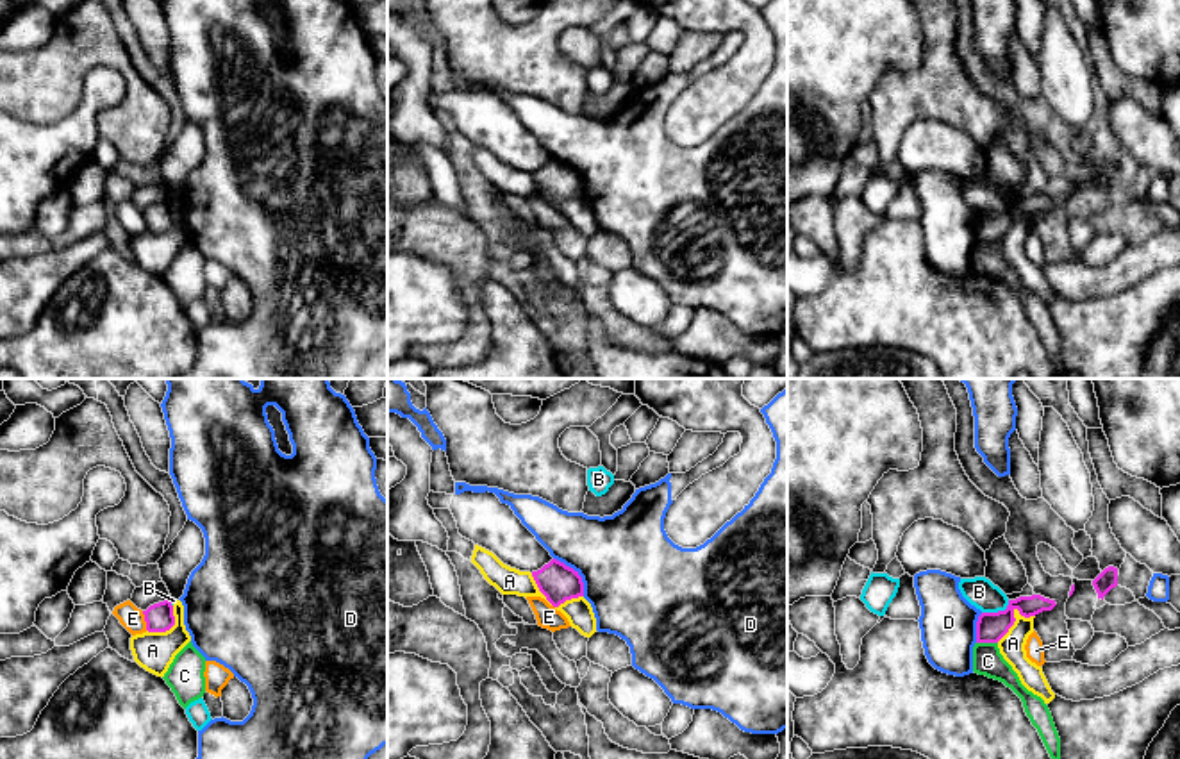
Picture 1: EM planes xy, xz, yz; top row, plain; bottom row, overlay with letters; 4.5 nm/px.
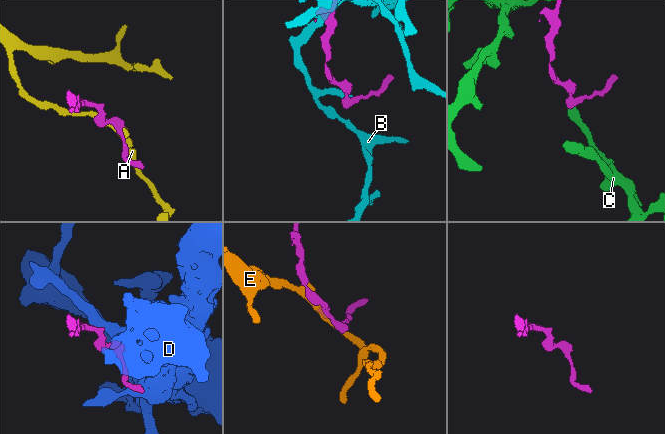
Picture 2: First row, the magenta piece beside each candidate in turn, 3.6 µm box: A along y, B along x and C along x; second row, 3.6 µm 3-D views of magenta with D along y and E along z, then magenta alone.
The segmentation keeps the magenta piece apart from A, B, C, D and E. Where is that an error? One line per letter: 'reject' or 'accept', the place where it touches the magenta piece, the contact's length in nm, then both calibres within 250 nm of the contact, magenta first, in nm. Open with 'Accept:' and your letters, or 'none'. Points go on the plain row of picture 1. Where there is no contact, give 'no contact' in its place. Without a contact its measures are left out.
Accept: none
A: reject; contact yz (1013, 216); length 220 nm; calibres 140 and 110 nm
B: reject; contact yz (998, 211); length 140 nm; calibres 140 and 140 nm
C: reject; contact yz (988, 241); length 100 nm; calibres 140 and 130 nm
D: reject; contact xz (577, 174); length 220 nm; calibres 170 and 460 nm
E: reject; contact xy (145, 220); length 90 nm; calibres 130 and 110 nm

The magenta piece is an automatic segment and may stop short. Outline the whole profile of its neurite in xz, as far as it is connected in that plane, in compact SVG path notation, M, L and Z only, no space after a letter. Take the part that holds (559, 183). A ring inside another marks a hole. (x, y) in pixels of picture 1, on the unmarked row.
M552 159L541 170L532 171L532 177L539 191L553 207L559 207L566 200L584 196L584 182L578 171L557 159Z

